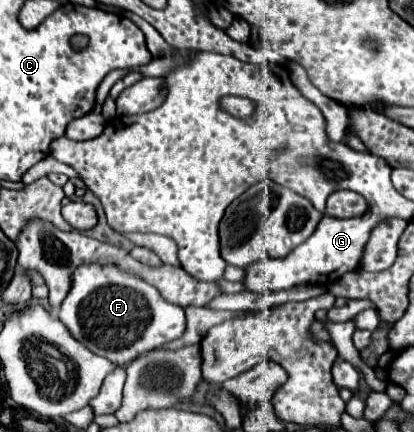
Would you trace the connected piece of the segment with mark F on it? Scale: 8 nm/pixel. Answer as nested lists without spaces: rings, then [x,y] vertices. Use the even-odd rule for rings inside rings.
[[[82,263],[74,269],[70,279],[72,285],[60,305],[58,319],[66,325],[70,335],[76,337],[76,341],[116,365],[116,369],[104,379],[100,393],[90,401],[96,415],[114,413],[122,401],[122,385],[126,377],[122,365],[152,347],[156,349],[178,339],[186,329],[184,309],[168,303],[154,285],[134,273],[122,271],[118,265]]]

